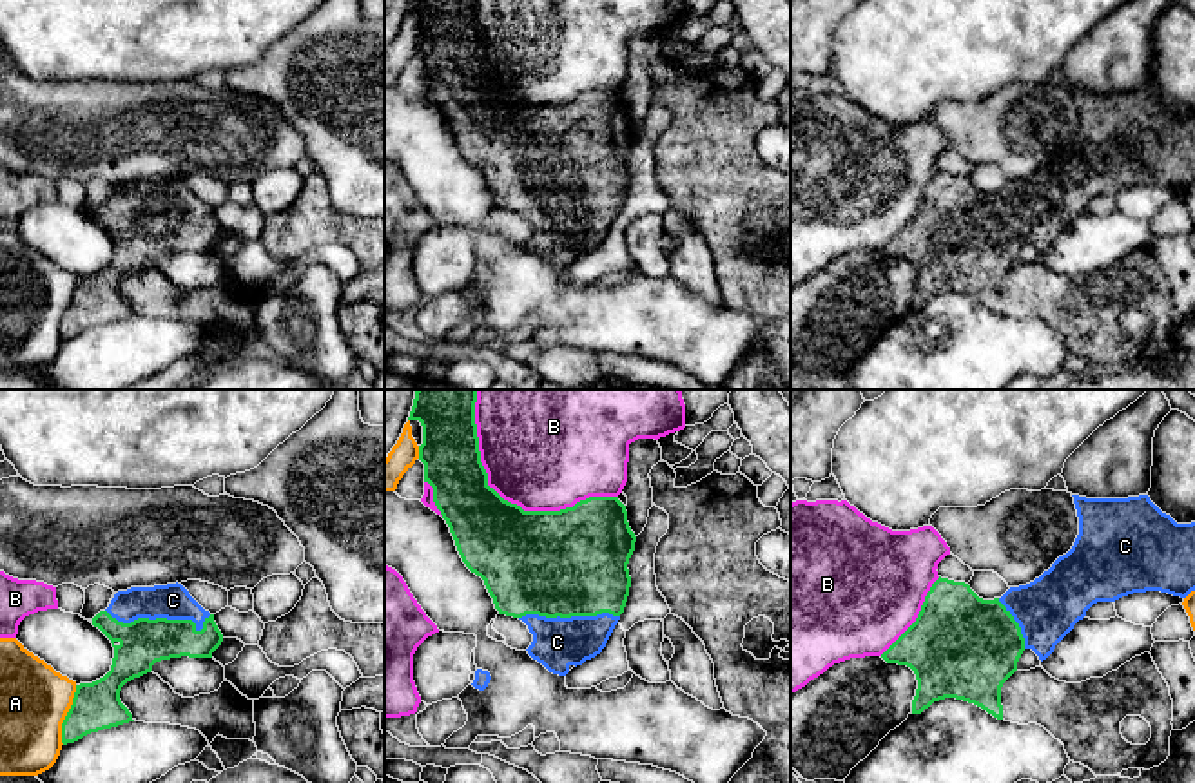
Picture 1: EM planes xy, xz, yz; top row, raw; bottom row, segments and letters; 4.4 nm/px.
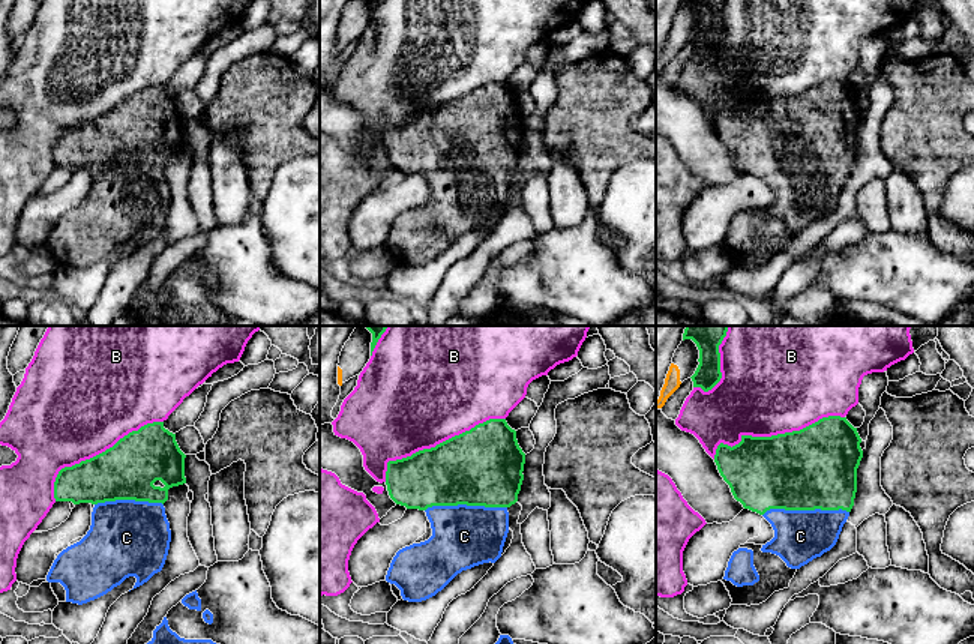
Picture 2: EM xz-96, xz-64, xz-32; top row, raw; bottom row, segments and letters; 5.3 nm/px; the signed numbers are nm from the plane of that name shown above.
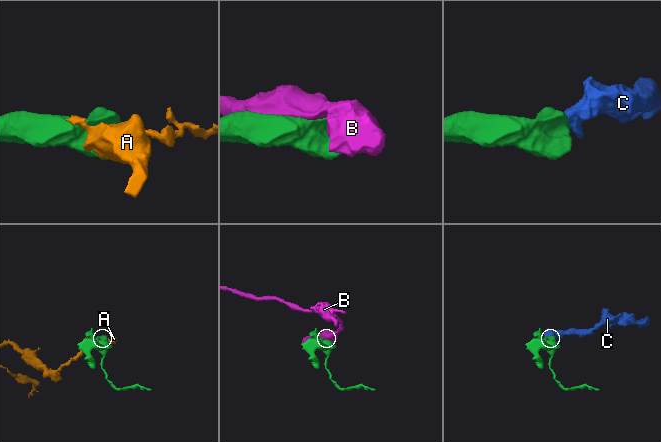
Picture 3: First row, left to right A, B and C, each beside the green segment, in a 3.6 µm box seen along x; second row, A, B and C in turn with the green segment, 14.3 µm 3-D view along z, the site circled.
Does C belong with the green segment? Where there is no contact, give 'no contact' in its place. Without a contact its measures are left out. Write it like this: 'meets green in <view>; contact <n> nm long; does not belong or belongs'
meets green in xy; contact 480 nm long; belongs

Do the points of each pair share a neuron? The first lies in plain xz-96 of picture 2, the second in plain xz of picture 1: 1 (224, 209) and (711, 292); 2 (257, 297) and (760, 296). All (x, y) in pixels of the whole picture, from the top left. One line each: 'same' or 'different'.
1: same
2: different

